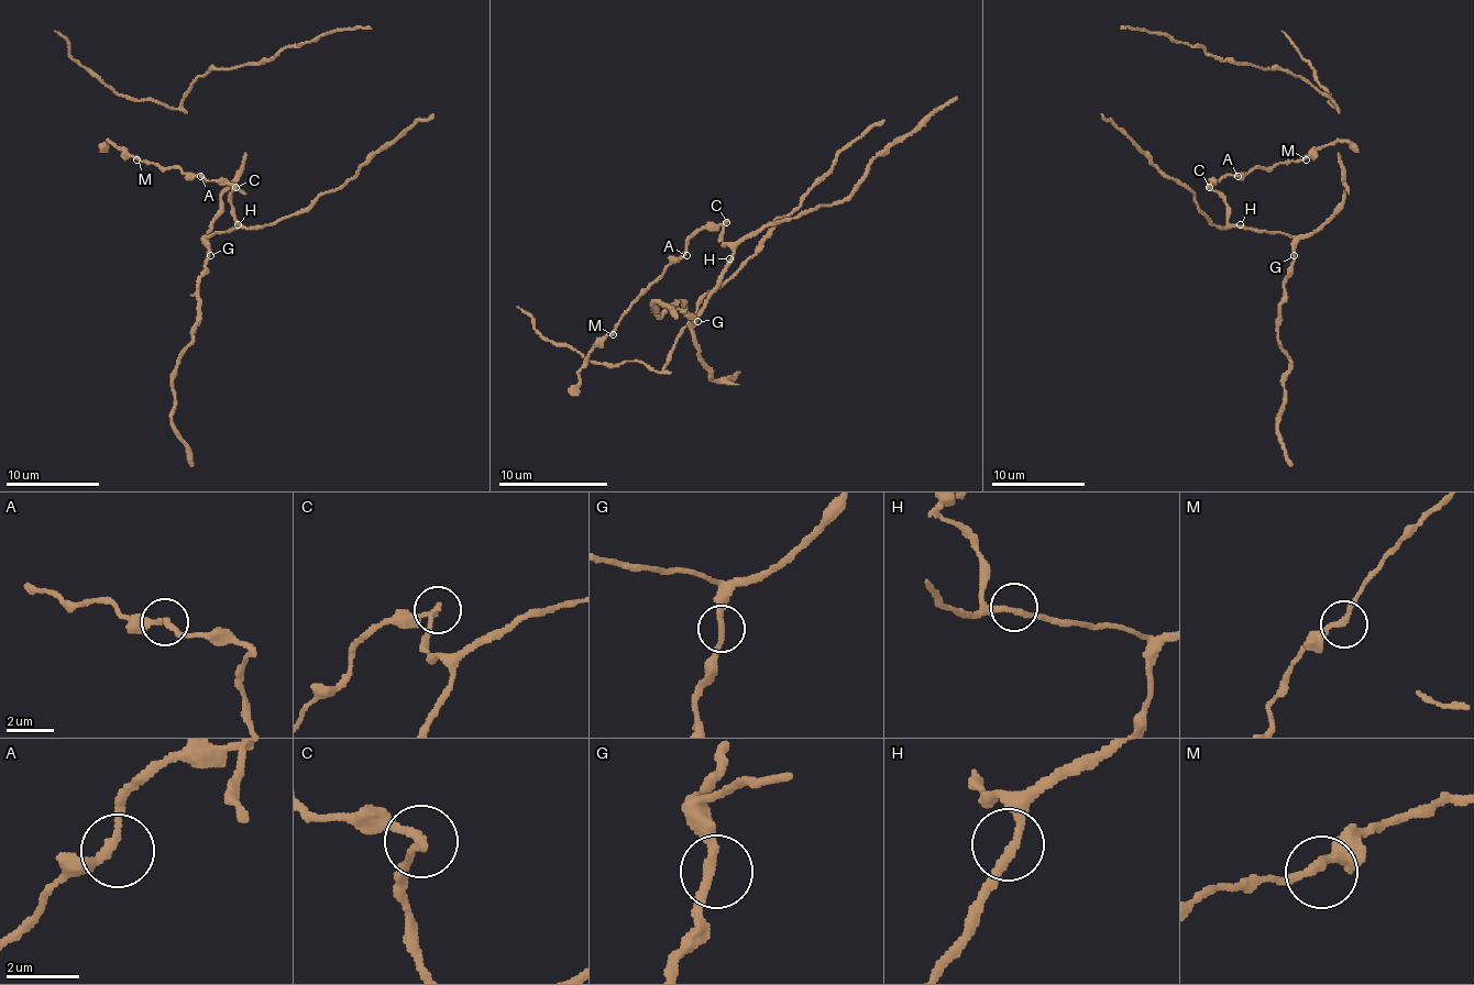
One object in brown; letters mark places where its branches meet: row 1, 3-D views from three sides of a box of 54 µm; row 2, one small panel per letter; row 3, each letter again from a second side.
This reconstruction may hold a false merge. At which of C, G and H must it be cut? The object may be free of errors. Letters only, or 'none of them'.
C

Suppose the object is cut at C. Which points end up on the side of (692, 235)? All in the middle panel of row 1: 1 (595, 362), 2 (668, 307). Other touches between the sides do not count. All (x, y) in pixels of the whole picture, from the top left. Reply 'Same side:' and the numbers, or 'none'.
Same side: none

